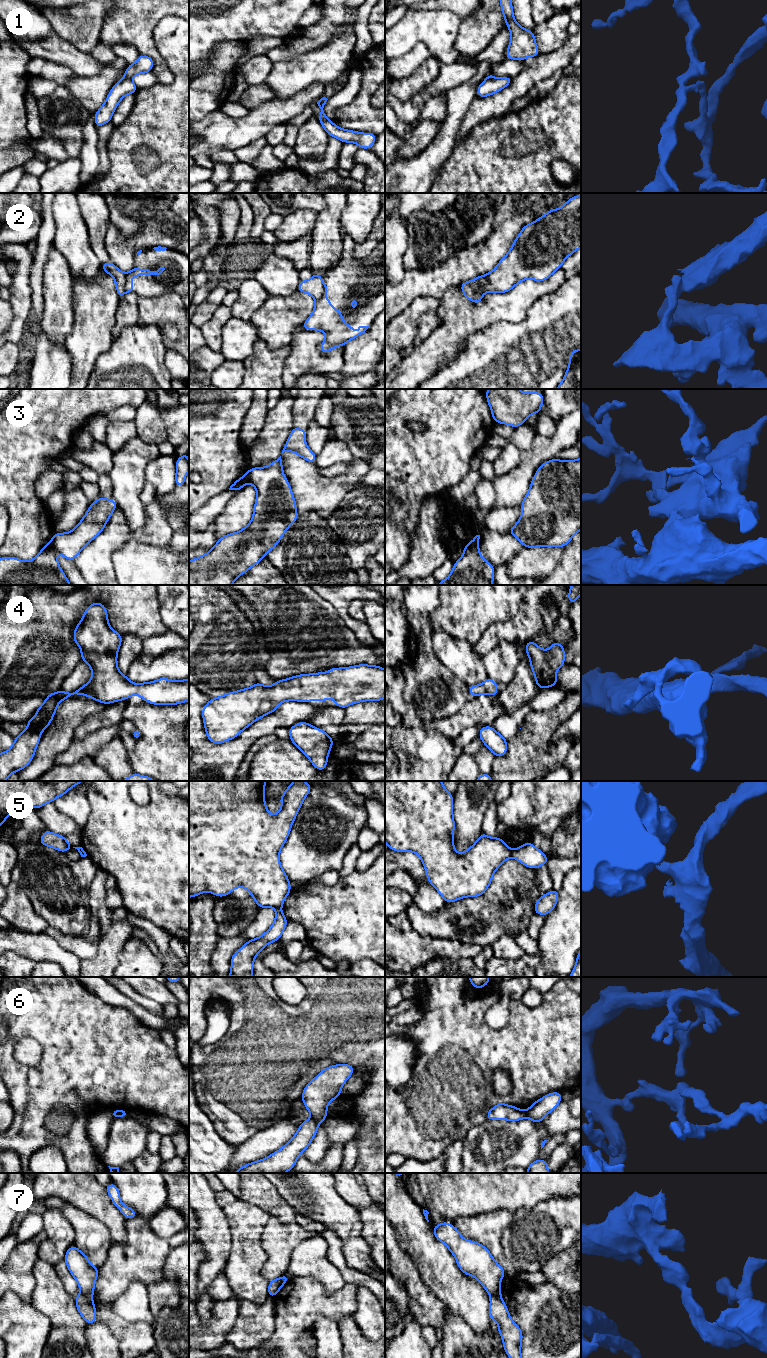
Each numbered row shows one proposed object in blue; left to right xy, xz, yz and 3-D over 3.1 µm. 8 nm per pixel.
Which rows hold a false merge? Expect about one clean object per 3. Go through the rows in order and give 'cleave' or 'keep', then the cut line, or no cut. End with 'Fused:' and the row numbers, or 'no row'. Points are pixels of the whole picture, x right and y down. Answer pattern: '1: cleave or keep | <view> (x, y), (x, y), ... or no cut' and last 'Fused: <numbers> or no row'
1: cleave | xy (124, 76), (130, 79)
2: cleave | yz (486, 275), (486, 281), (482, 286), (484, 291)
3: cleave | xz (245, 473), (248, 481)
4: keep | no cut
5: cleave | yz (513, 850), (510, 856)
6: cleave | xz (311, 1117), (317, 1122)
7: cleave | xy (81, 1292), (91, 1298)
Fused: 1, 2, 3, 5, 6, 7

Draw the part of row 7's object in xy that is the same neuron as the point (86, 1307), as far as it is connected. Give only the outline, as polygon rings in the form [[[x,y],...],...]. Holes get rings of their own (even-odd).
[[[80,1293],[76,1296],[75,1303],[77,1310],[86,1323],[93,1324],[97,1321],[96,1308],[92,1298]]]

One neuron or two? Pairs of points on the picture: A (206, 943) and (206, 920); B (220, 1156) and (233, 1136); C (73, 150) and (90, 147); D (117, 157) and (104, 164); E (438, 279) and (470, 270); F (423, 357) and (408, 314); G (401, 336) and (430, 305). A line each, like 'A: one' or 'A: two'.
A: one
B: two
C: two
D: two
E: one
F: two
G: one

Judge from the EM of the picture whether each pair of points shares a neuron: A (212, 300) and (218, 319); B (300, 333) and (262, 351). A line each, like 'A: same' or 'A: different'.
A: different
B: different

